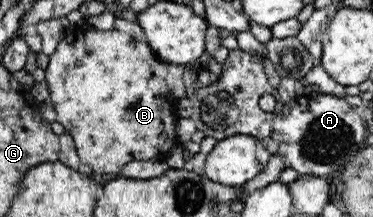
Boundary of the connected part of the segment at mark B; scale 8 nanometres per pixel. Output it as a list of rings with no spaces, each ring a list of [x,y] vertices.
[[[93,28],[89,31],[83,31],[83,33],[75,32],[75,29],[70,29],[65,37],[61,37],[61,41],[57,43],[55,51],[48,57],[49,62],[45,67],[45,83],[49,88],[49,100],[52,103],[52,107],[57,112],[56,119],[58,122],[69,132],[69,135],[73,138],[75,149],[77,150],[81,161],[88,165],[92,170],[92,175],[101,175],[102,173],[115,173],[119,174],[120,169],[131,161],[165,161],[166,157],[171,154],[173,149],[179,145],[177,132],[175,132],[175,125],[178,119],[177,116],[177,102],[178,99],[173,97],[173,93],[170,93],[169,86],[166,84],[165,75],[167,73],[167,64],[159,61],[151,51],[149,46],[141,44],[135,41],[135,39],[117,29],[113,28],[109,31],[97,30]]]

